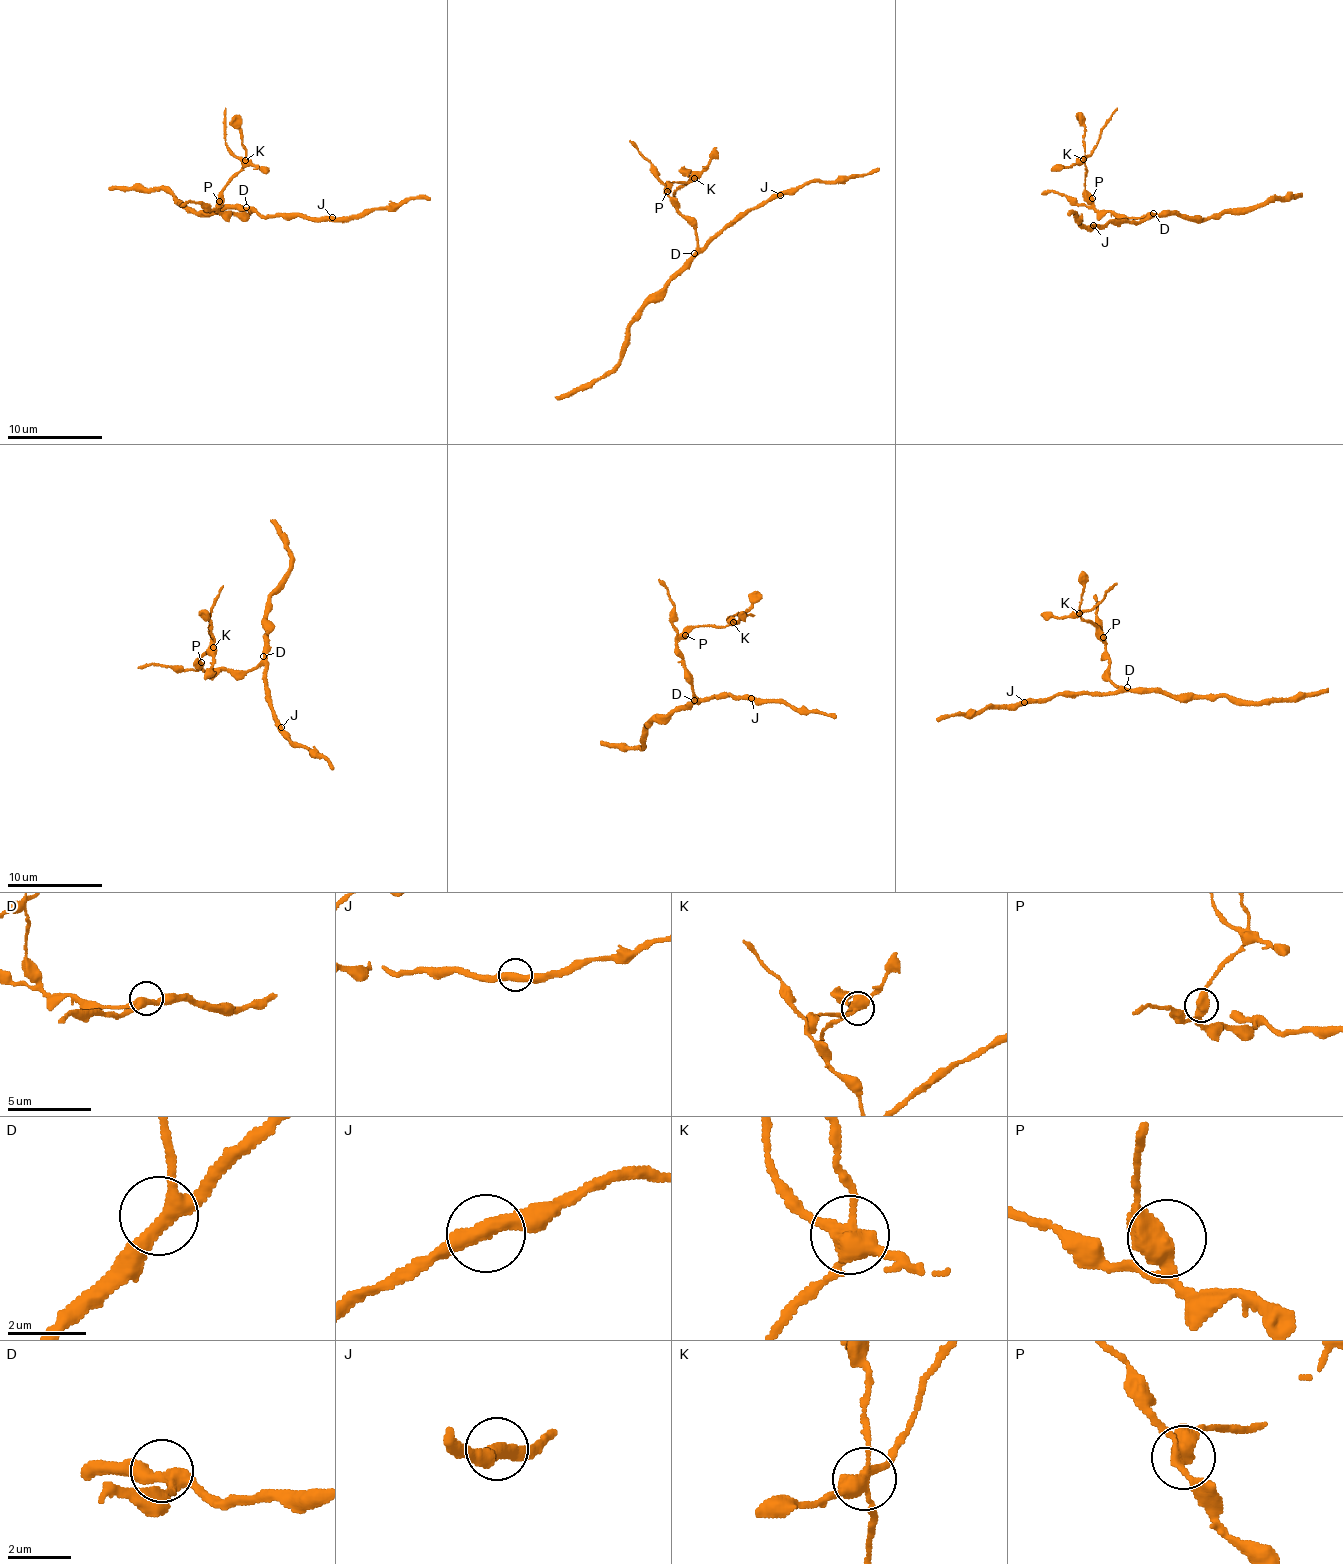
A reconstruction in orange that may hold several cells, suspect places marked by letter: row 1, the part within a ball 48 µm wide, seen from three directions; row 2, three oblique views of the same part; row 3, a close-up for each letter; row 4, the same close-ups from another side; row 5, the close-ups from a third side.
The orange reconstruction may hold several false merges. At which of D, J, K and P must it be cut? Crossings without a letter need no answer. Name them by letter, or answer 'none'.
K

